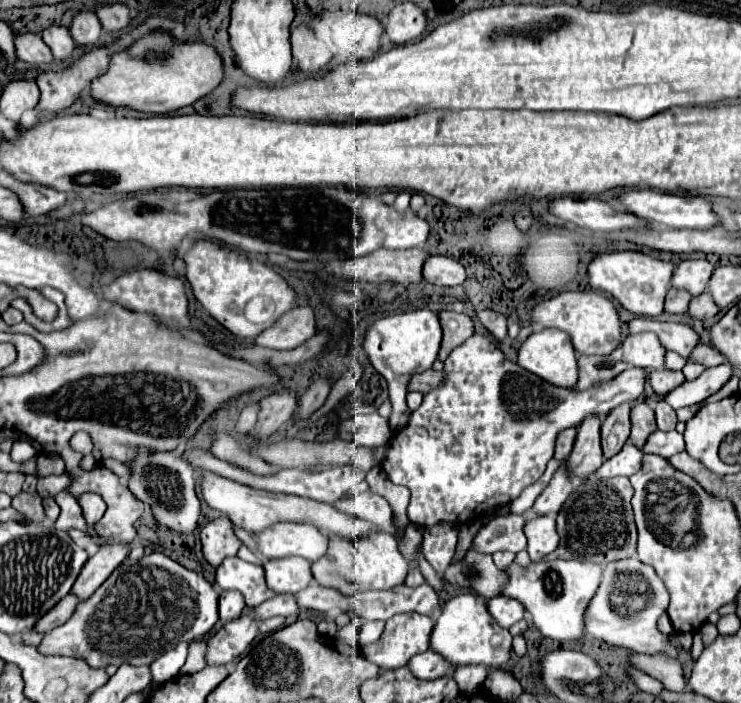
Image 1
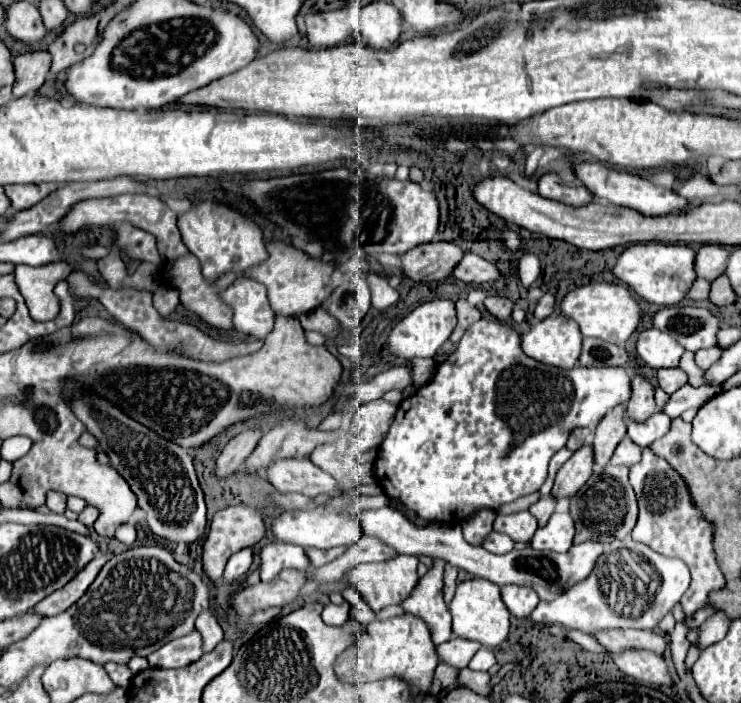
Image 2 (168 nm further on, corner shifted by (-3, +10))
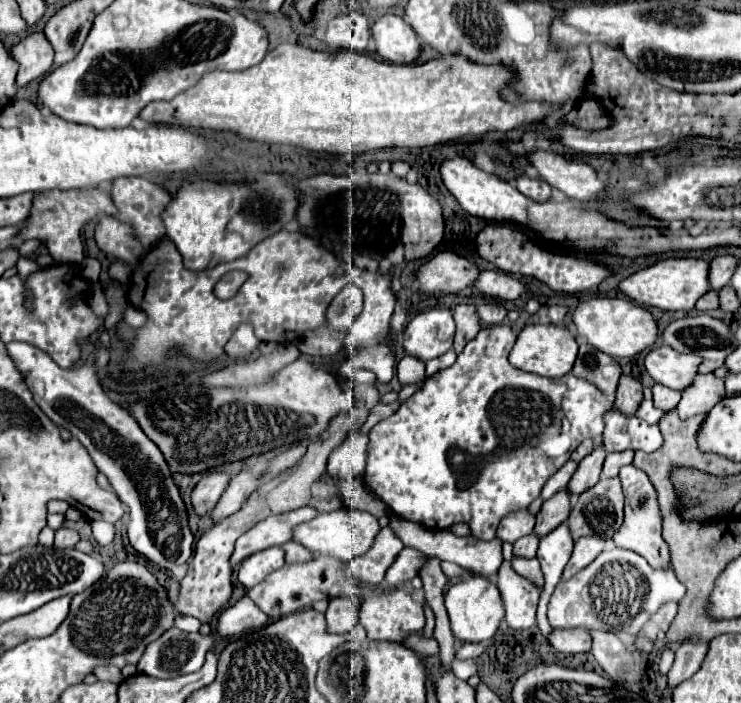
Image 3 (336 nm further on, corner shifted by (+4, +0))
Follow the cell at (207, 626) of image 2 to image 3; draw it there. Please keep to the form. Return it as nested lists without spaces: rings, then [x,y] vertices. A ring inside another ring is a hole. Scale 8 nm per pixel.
[[[179,614],[179,616],[175,618],[175,626],[177,626],[179,630],[185,630],[185,632],[199,632],[201,622],[197,622],[197,620],[191,618],[191,616],[183,616],[183,614]]]

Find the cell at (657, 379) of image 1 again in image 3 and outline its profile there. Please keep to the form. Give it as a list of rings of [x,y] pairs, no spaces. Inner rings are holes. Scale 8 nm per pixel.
[[[655,384],[653,386],[653,404],[665,412],[669,410],[675,410],[677,404],[681,400],[681,392],[679,390],[671,390],[671,388],[665,388],[661,384]]]

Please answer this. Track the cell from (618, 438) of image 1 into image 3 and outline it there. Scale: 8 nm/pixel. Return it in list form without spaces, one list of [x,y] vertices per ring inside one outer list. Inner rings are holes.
[[[599,442],[593,448],[593,452],[579,462],[575,474],[571,476],[571,480],[567,484],[567,490],[571,492],[571,496],[577,496],[577,494],[585,492],[587,488],[591,488],[591,486],[595,486],[599,482],[605,456],[607,456],[607,452],[603,448],[603,442]]]

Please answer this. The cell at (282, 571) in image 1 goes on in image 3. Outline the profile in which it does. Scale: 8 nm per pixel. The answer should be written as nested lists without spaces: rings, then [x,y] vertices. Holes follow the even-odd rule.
[[[267,548],[263,552],[251,554],[245,562],[239,566],[239,582],[249,590],[257,586],[261,580],[265,580],[267,574],[273,570],[279,570],[285,566],[285,552],[281,548]]]

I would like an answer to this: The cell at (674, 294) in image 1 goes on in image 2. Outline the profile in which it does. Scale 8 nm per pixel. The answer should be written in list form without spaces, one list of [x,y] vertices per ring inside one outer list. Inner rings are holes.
[[[698,278],[688,292],[688,298],[690,300],[708,300],[708,294],[710,294],[710,282],[704,278]]]

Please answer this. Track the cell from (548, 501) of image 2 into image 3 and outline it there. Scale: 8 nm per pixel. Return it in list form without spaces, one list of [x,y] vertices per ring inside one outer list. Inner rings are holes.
[[[531,532],[531,534],[519,538],[519,540],[513,544],[513,554],[515,554],[515,556],[533,558],[535,552],[537,552],[537,544],[539,544],[539,536]]]

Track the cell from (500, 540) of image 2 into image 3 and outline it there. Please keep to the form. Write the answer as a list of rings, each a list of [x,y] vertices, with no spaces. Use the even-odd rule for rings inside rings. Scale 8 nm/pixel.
[[[389,514],[389,528],[397,534],[397,538],[407,546],[407,548],[415,548],[423,554],[429,554],[429,556],[437,556],[441,560],[449,560],[449,562],[457,562],[459,566],[465,566],[469,570],[479,570],[479,574],[485,574],[485,576],[493,576],[499,572],[501,564],[503,564],[503,554],[501,554],[501,540],[499,538],[493,538],[489,542],[485,540],[479,540],[479,538],[473,538],[473,536],[455,536],[453,532],[433,532],[425,526],[419,526],[417,522],[411,522],[411,520],[405,520],[405,518],[399,518],[395,514]]]

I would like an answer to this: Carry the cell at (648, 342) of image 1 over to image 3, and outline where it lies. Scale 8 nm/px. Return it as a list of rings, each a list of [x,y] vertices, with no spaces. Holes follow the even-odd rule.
[[[657,346],[645,356],[645,370],[649,376],[667,388],[683,390],[693,382],[701,358],[695,354],[679,354],[669,346]]]

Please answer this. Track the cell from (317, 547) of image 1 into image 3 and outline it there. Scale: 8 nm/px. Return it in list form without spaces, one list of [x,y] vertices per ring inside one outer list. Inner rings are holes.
[[[339,508],[333,512],[319,514],[317,518],[295,526],[293,528],[293,540],[303,544],[305,548],[309,548],[315,554],[329,554],[329,556],[341,558],[343,562],[349,562],[349,560],[365,554],[365,550],[369,550],[377,532],[379,532],[379,522],[373,514],[363,512],[363,510]]]

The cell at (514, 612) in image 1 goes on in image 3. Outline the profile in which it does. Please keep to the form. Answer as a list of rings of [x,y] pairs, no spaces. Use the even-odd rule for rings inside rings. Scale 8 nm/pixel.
[[[503,562],[501,570],[499,570],[499,578],[497,578],[497,588],[499,588],[503,604],[505,604],[505,620],[507,620],[509,628],[513,628],[513,630],[531,628],[535,624],[535,610],[537,610],[537,602],[539,602],[539,590],[533,584],[529,584],[525,578],[521,578],[511,568],[511,562]]]

